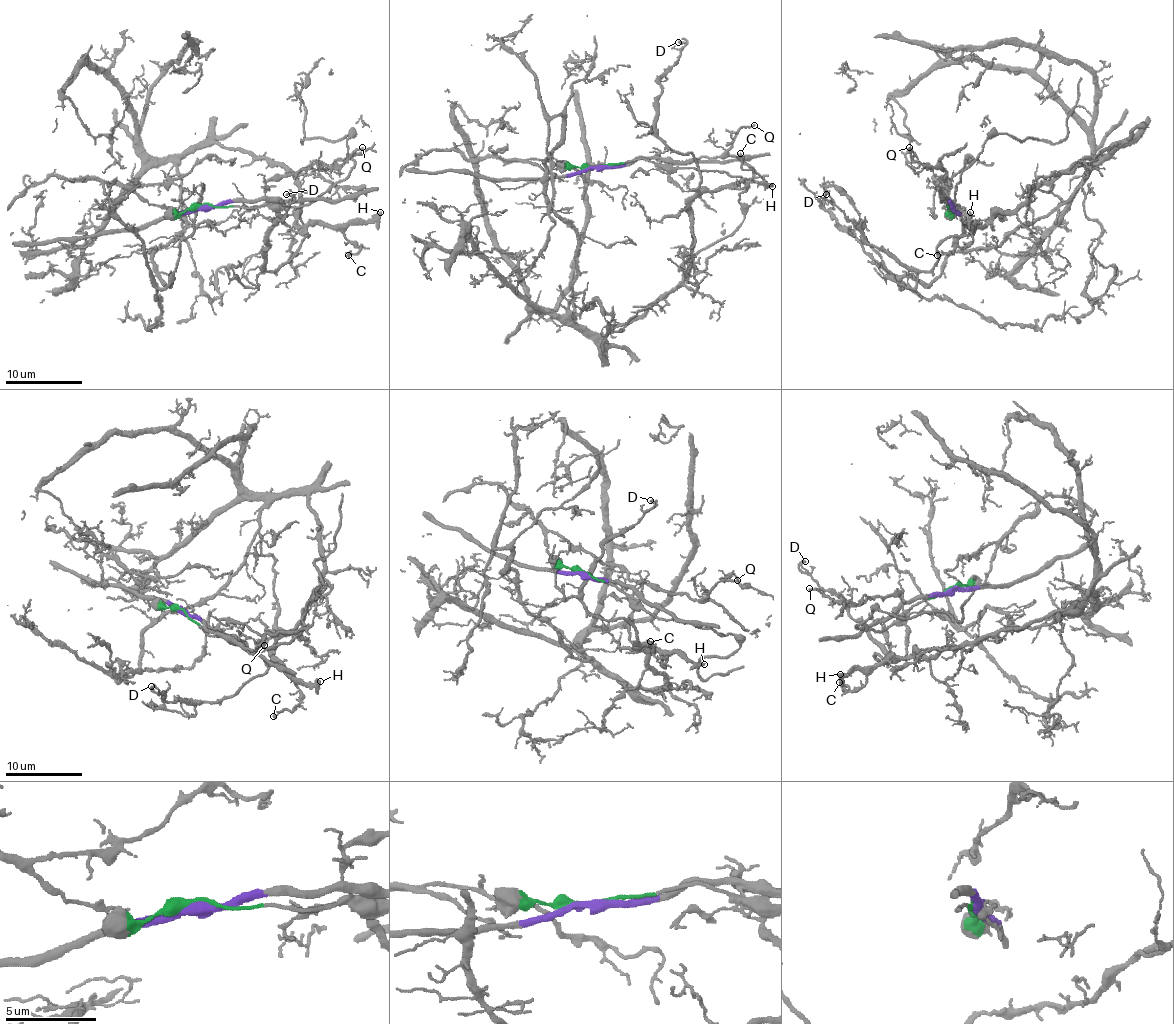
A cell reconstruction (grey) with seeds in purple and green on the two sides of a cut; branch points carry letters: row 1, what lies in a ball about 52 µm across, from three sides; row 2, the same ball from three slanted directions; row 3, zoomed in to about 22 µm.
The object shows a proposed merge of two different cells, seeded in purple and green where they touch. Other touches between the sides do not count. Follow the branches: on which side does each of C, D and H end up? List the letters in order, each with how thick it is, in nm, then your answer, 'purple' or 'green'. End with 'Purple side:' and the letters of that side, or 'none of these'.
C: 130 nm thick; green
D: 170 nm thick; green
H: 280 nm thick; green
Purple side: none of these

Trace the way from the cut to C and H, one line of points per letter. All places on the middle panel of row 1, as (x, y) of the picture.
C: (594, 168), (646, 158), (665, 169), (686, 191), (739, 189), (753, 177), (751, 169), (741, 168), (739, 152)
H: (594, 168), (642, 158), (655, 162), (686, 191), (736, 187), (743, 181), (761, 181), (772, 187)

